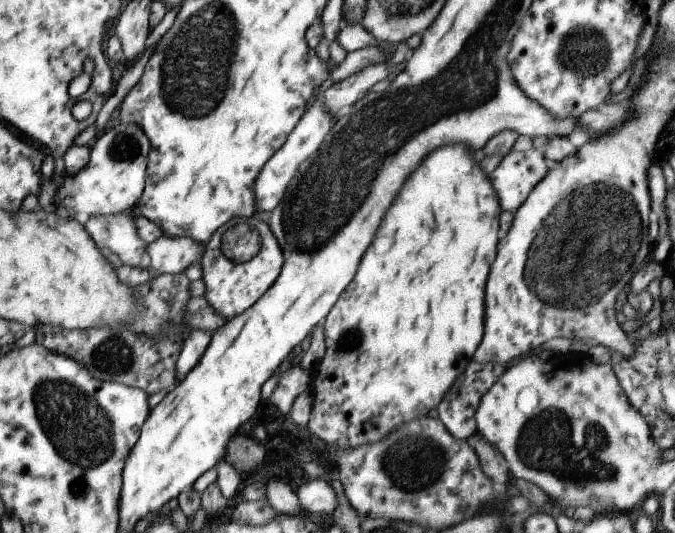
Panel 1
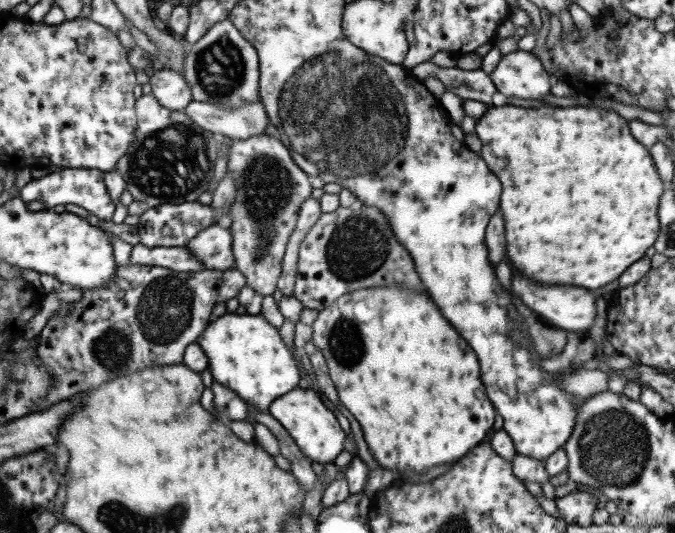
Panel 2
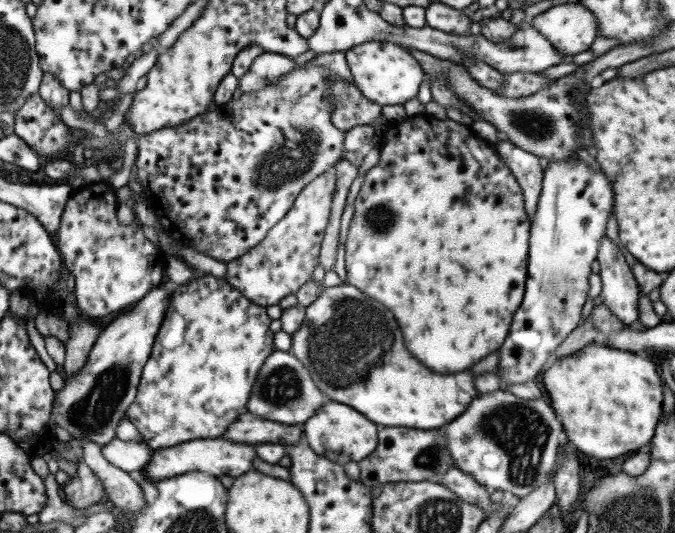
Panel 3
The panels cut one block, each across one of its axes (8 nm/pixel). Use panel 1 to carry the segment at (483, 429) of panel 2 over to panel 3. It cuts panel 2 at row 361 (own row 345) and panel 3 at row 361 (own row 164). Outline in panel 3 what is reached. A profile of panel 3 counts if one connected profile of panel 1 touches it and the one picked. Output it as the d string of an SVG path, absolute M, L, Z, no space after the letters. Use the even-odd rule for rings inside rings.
M405 118L395 124L389 124L389 128L381 136L379 162L365 172L353 208L355 212L349 222L347 240L345 240L347 284L355 286L369 298L383 304L387 310L391 310L403 332L405 348L413 358L417 358L423 366L427 366L433 372L461 372L471 364L481 362L481 358L489 356L491 352L503 346L511 328L513 314L521 306L525 294L525 258L527 258L527 236L531 232L531 224L525 216L523 194L515 178L511 176L511 170L497 156L493 144L479 138L469 126L461 126L449 118L435 120L431 124L427 124L425 118Z

